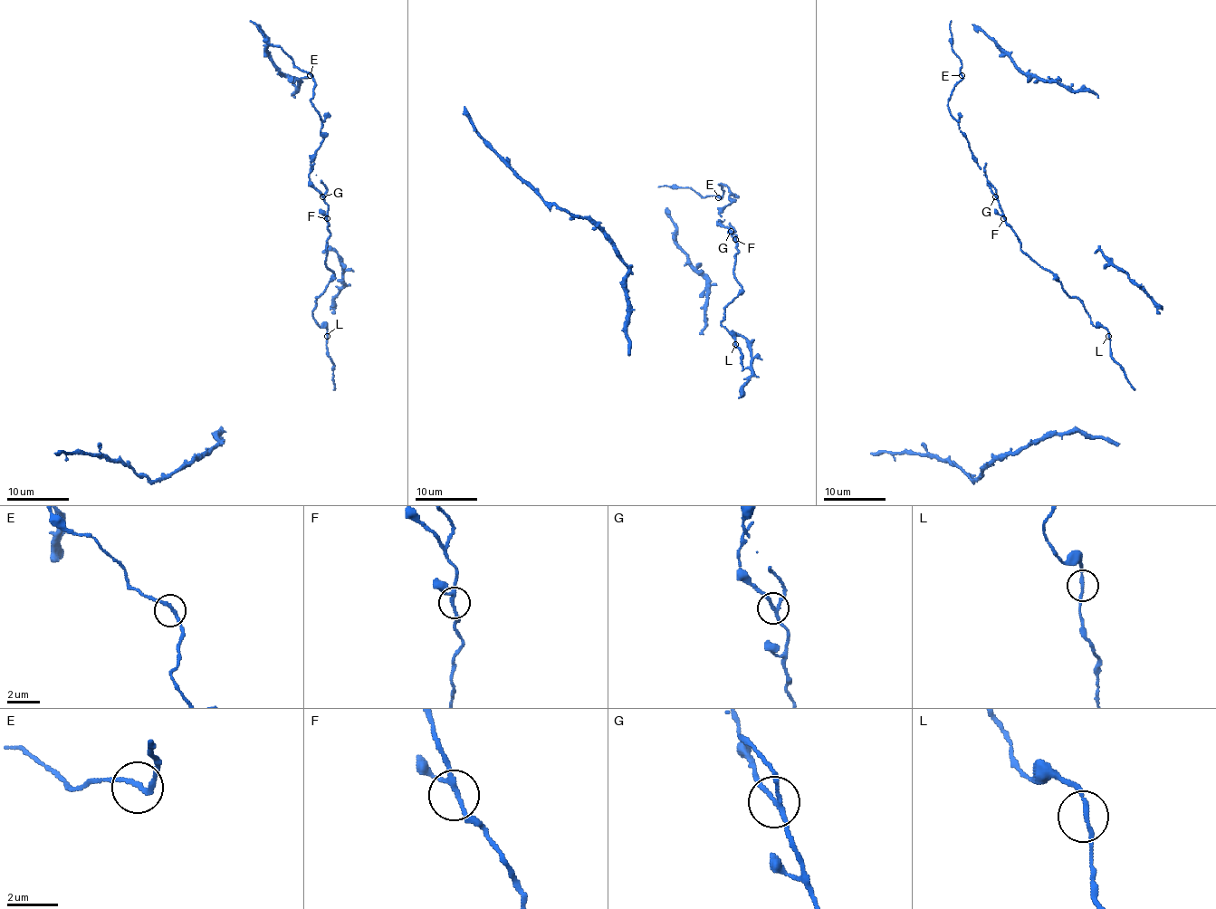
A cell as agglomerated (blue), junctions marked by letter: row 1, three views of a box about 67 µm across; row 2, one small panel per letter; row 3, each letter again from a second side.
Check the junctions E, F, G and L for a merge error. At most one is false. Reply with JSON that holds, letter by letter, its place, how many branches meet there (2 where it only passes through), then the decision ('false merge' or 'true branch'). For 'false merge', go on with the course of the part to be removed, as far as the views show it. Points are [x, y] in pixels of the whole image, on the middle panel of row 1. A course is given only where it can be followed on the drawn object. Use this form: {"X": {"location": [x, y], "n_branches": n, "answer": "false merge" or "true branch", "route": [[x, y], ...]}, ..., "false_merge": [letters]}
{"E": {"location": [718, 197], "n_branches": 2, "answer": "true branch"}, "F": {"location": [735, 239], "n_branches": 3, "answer": "true branch"}, "G": {"location": [731, 231], "n_branches": 3, "answer": "false merge", "route": [[731, 232], [717, 221], [723, 222]]}, "L": {"location": [735, 344], "n_branches": 2, "answer": "true branch"}, "false_merge": ["G"]}

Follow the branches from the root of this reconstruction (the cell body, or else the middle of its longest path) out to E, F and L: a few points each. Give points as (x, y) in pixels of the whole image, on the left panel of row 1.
E: (316, 298), (333, 273), (326, 265), (327, 205), (309, 177), (322, 139), (310, 75)
F: (316, 298), (326, 289), (333, 273), (326, 265), (326, 243), (330, 234), (327, 218)
L: (316, 298), (311, 315), (327, 330), (327, 336)

